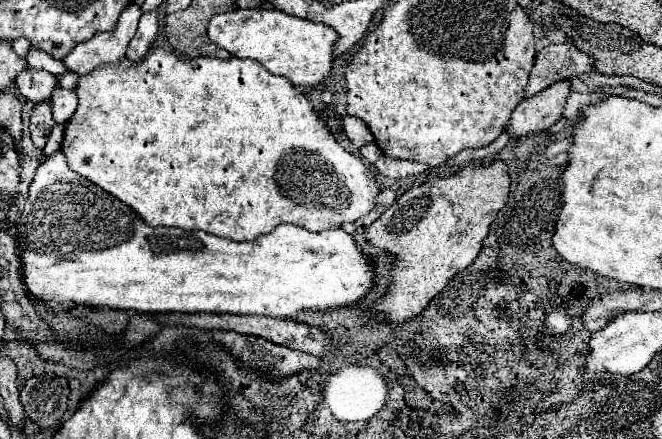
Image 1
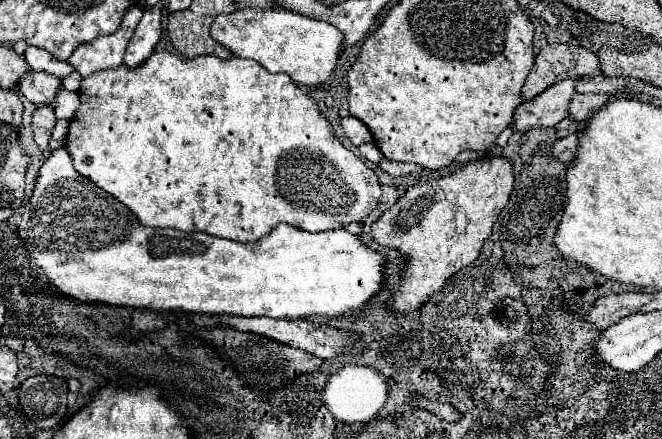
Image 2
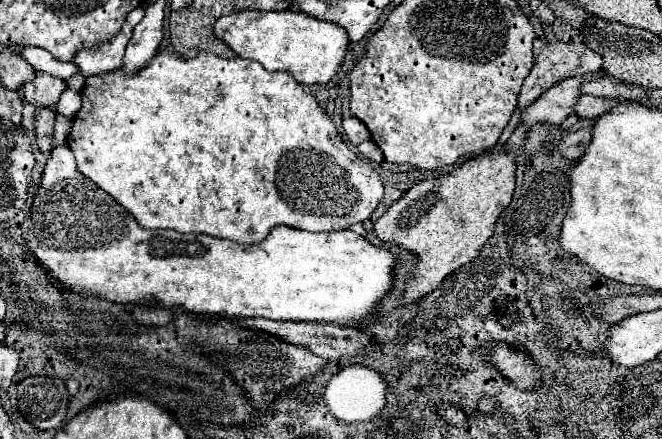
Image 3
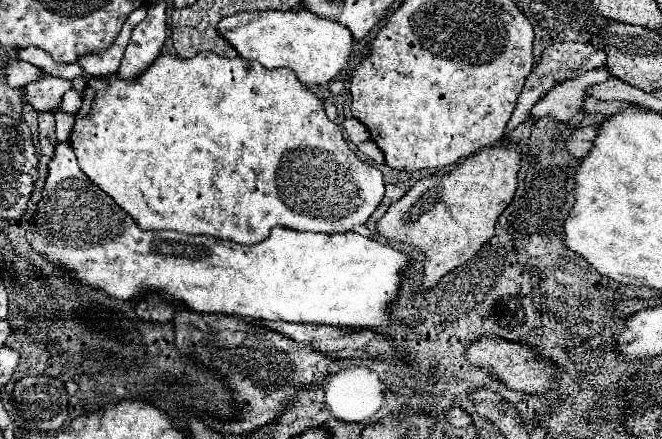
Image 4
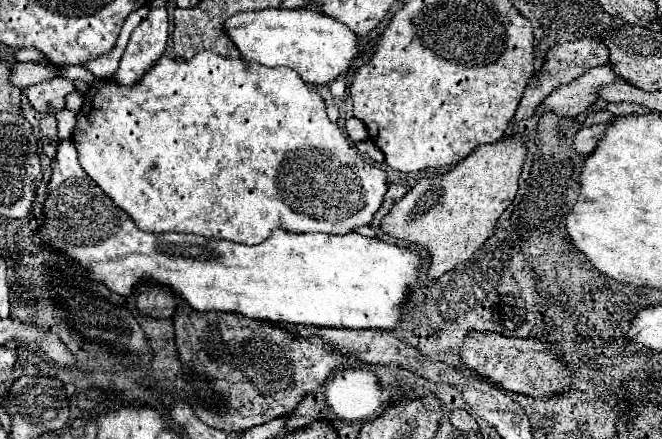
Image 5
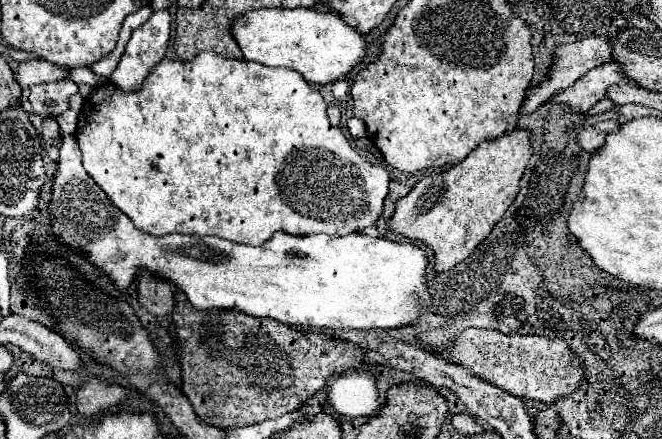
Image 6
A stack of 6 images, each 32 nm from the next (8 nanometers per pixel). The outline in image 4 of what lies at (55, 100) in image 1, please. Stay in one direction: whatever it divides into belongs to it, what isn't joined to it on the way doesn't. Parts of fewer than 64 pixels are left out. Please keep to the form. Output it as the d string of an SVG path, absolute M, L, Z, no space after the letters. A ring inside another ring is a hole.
M68 90L64 96L62 96L62 104L60 104L60 112L66 112L66 114L76 114L82 106L82 96L76 92L76 90Z

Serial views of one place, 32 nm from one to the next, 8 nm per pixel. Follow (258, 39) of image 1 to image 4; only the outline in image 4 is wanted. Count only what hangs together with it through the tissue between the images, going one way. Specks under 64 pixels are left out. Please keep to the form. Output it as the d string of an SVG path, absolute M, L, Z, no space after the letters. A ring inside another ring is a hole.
M264 10L264 12L238 12L220 20L220 36L236 48L246 60L256 60L264 68L288 68L296 78L306 84L328 84L346 66L352 54L354 38L348 28L338 22L314 16L308 10Z

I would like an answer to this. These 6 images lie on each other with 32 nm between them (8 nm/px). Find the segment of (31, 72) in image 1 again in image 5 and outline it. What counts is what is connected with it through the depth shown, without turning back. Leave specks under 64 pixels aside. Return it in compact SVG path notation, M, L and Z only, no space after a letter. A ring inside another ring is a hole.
M52 78L44 80L40 84L28 86L28 100L32 108L40 114L56 114L64 110L64 98L66 94L74 92L74 84L66 78Z

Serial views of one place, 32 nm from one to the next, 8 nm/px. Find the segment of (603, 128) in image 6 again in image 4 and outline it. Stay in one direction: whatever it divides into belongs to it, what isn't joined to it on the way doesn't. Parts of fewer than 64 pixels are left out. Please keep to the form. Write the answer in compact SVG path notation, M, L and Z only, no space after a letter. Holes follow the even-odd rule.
M598 126L578 128L578 130L566 140L566 150L568 150L574 158L580 158L580 156L588 154L588 150L592 148L592 142L594 142L594 138L596 138L596 128L598 128Z

